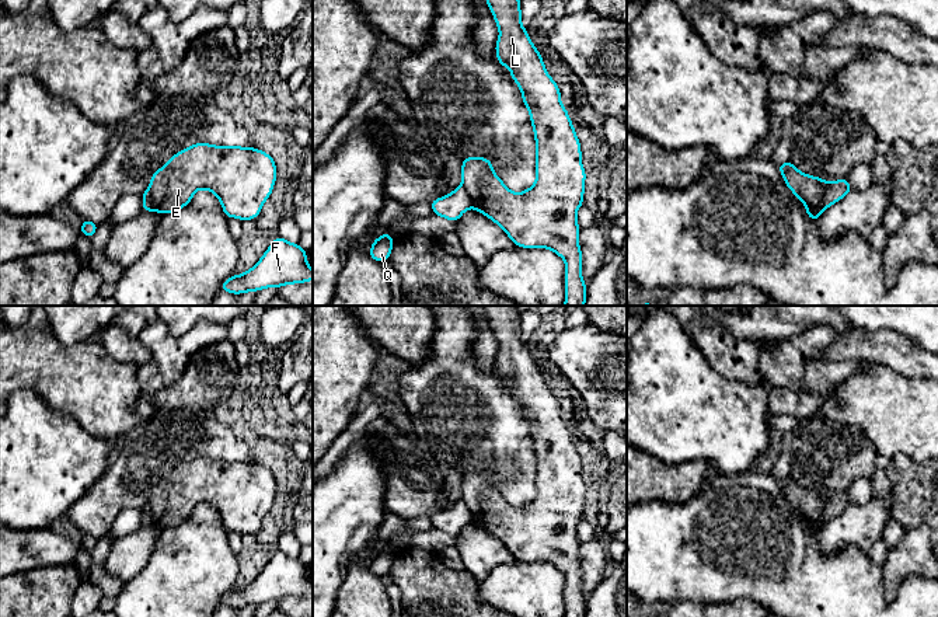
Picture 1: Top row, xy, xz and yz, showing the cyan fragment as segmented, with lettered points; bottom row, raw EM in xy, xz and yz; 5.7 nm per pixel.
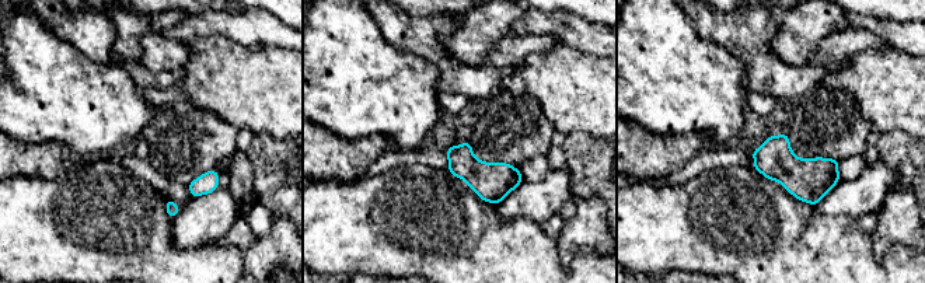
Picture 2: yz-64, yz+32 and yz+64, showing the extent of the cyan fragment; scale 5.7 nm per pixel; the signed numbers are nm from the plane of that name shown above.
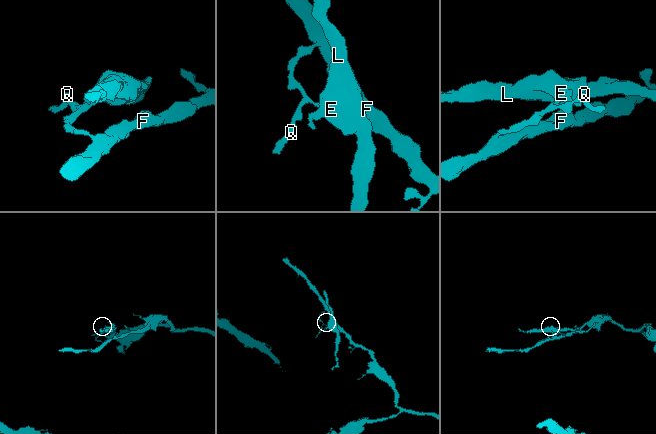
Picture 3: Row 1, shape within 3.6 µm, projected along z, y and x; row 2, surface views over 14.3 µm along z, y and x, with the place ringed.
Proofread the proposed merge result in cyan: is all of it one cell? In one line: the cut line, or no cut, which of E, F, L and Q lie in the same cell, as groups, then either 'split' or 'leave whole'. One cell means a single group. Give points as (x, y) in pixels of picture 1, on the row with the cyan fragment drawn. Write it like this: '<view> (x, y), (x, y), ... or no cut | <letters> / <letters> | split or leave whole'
yz (832, 182), (822, 201), (806, 209) | E L / F Q | split

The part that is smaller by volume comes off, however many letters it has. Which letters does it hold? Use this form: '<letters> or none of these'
E, L

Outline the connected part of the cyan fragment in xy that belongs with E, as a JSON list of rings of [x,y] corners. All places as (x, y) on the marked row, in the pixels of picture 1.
[[[195,143],[175,153],[150,179],[149,192],[154,210],[160,215],[185,208],[195,192],[208,189],[222,202],[224,215],[240,220],[254,220],[271,196],[276,181],[275,160],[262,150],[241,146]]]

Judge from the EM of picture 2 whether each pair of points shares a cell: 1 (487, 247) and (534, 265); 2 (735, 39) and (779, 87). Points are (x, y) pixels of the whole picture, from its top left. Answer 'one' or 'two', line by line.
1: one
2: one

